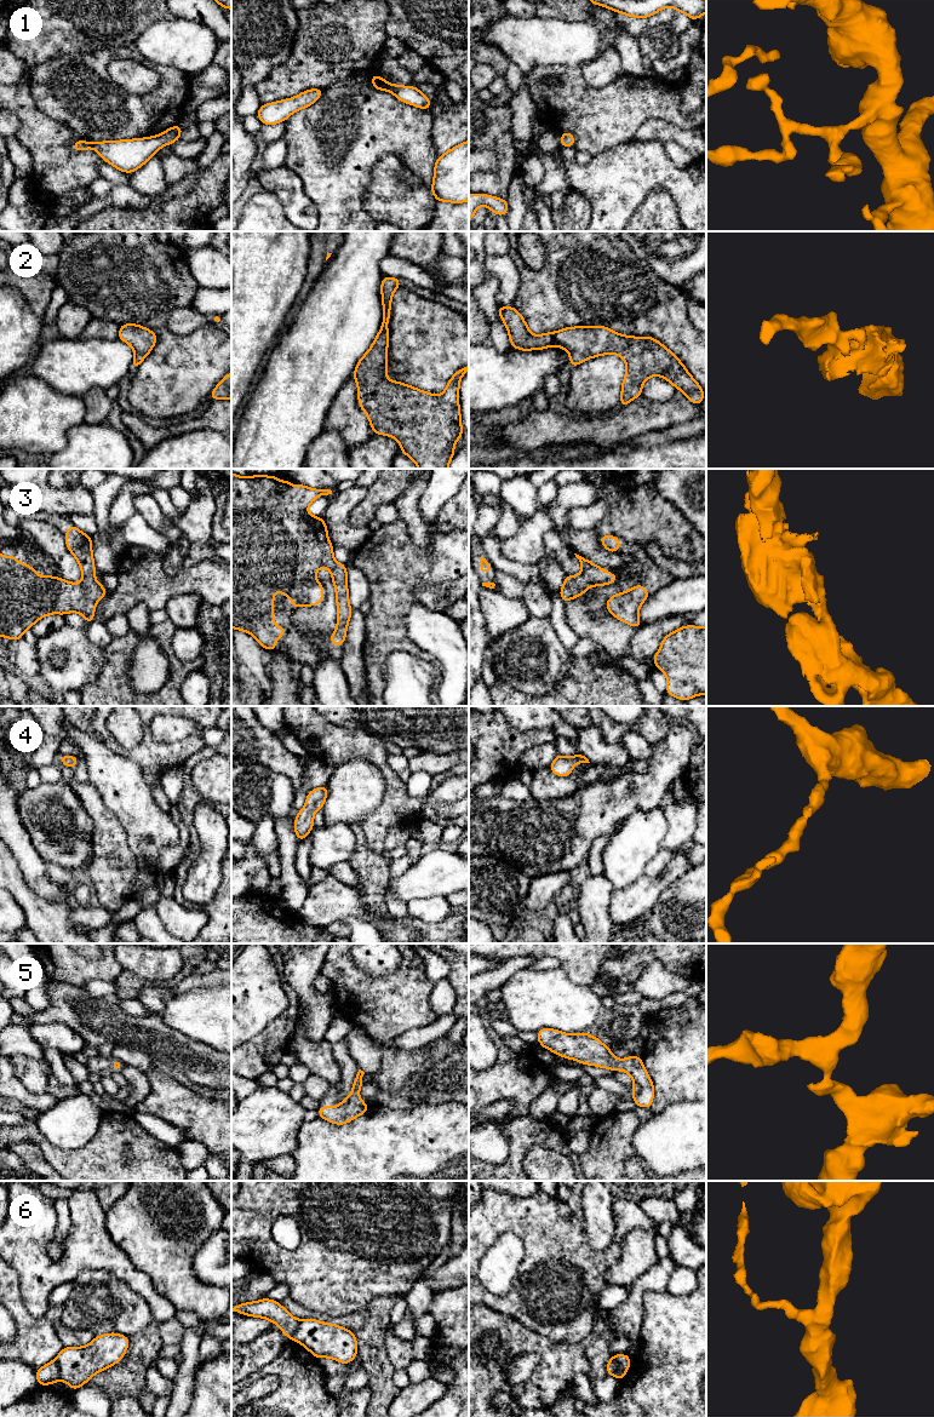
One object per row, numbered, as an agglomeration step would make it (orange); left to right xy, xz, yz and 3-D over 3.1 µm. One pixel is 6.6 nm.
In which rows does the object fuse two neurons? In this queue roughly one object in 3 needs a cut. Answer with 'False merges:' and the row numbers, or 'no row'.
False merges: 6

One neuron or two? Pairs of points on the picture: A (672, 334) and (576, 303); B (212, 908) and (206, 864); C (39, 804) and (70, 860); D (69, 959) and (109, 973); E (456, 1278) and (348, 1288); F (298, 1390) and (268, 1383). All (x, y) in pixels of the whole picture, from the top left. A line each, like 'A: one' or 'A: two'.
A: one
B: two
C: one
D: one
E: two
F: two

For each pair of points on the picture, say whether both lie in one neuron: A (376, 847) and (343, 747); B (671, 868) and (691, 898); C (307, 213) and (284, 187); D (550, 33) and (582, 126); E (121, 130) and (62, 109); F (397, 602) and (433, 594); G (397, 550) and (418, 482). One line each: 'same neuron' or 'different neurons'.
A: same neuron
B: different neurons
C: same neuron
D: different neurons
E: same neuron
F: different neurons
G: different neurons

